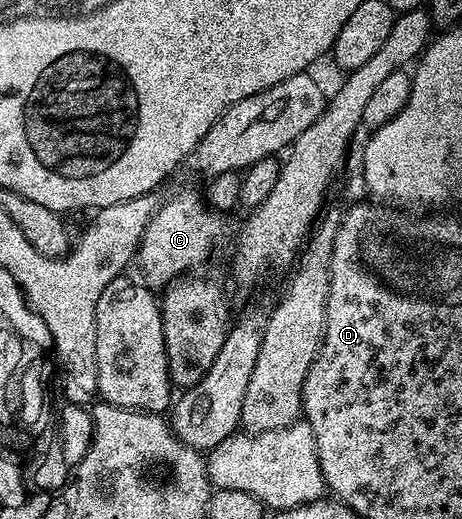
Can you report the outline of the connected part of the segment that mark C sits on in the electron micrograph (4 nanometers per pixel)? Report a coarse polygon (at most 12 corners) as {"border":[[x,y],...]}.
{"border":[[201,191],[161,201],[140,237],[163,288],[212,254],[224,222]]}

